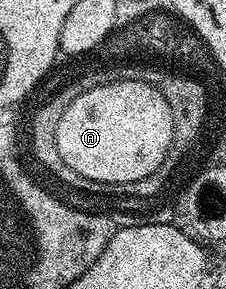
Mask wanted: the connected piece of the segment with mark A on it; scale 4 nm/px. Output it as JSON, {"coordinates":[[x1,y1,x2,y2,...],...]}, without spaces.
{"coordinates":[[151,80,108,82,78,95,78,99,74,99,74,103,61,112,62,119,56,122,58,155,80,179,111,187,141,181,155,172,173,152,174,119,170,119,170,106,166,99,162,99,159,87,152,84]]}

